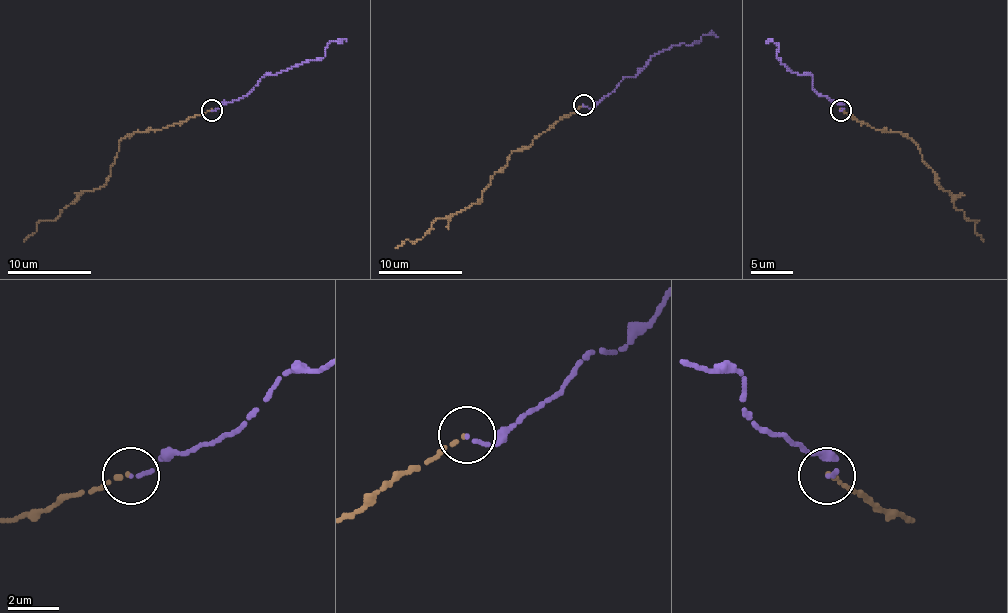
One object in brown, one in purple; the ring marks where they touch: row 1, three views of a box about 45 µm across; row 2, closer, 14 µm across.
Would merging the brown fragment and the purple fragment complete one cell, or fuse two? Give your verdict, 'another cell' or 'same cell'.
same cell

